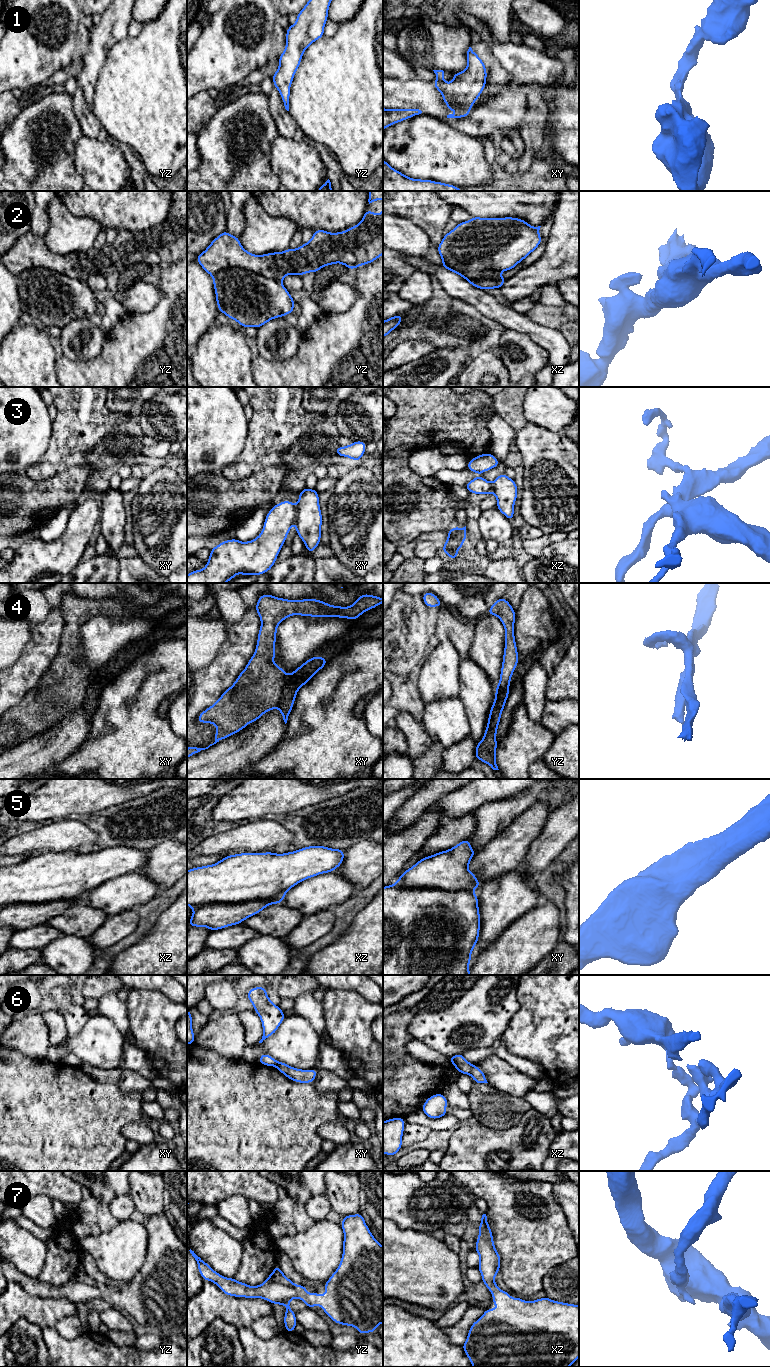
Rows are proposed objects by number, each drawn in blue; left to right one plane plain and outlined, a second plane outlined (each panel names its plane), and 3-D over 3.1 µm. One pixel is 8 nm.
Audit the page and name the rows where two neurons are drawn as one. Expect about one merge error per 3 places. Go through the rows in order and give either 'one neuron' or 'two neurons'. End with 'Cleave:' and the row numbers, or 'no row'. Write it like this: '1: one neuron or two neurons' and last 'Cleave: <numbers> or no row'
1: one neuron
2: two neurons
3: two neurons
4: two neurons
5: two neurons
6: two neurons
7: one neuron
Cleave: 2, 3, 4, 5, 6

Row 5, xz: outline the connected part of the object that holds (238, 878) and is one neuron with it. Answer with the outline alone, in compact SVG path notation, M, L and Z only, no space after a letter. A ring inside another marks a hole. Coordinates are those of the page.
M306 846L283 854L264 852L226 856L215 864L187 870L187 905L196 909L207 904L271 900L301 881L335 871L344 861L344 851L326 846Z

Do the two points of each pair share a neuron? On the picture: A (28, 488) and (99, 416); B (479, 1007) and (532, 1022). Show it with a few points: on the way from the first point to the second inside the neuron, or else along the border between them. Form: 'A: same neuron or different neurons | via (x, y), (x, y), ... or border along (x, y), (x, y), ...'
A: different neurons | border along (57, 472), (42, 480), (33, 480), (24, 473)
B: different neurons | border along (516, 993), (519, 1009), (501, 1036)

